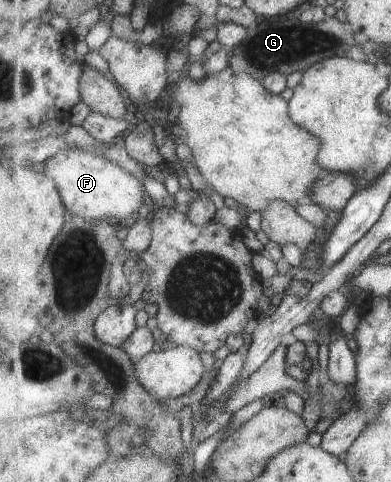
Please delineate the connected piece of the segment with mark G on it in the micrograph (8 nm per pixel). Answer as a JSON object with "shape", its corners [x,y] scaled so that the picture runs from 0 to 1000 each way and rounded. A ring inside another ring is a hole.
{"shape":[[[711,33],[693,37],[665,37],[660,52],[650,58],[639,58],[632,64],[629,81],[596,98],[588,106],[588,135],[606,147],[627,154],[647,156],[662,166],[675,168],[691,154],[716,149],[726,156],[747,156],[757,147],[780,149],[793,143],[806,131],[821,129],[824,124],[854,118],[880,116],[895,102],[905,102],[905,93],[923,91],[923,75],[913,68],[900,71],[890,64],[893,52],[880,44],[870,44],[857,33],[831,33],[821,46],[790,46],[777,48],[765,39],[747,39],[731,33]]]}

